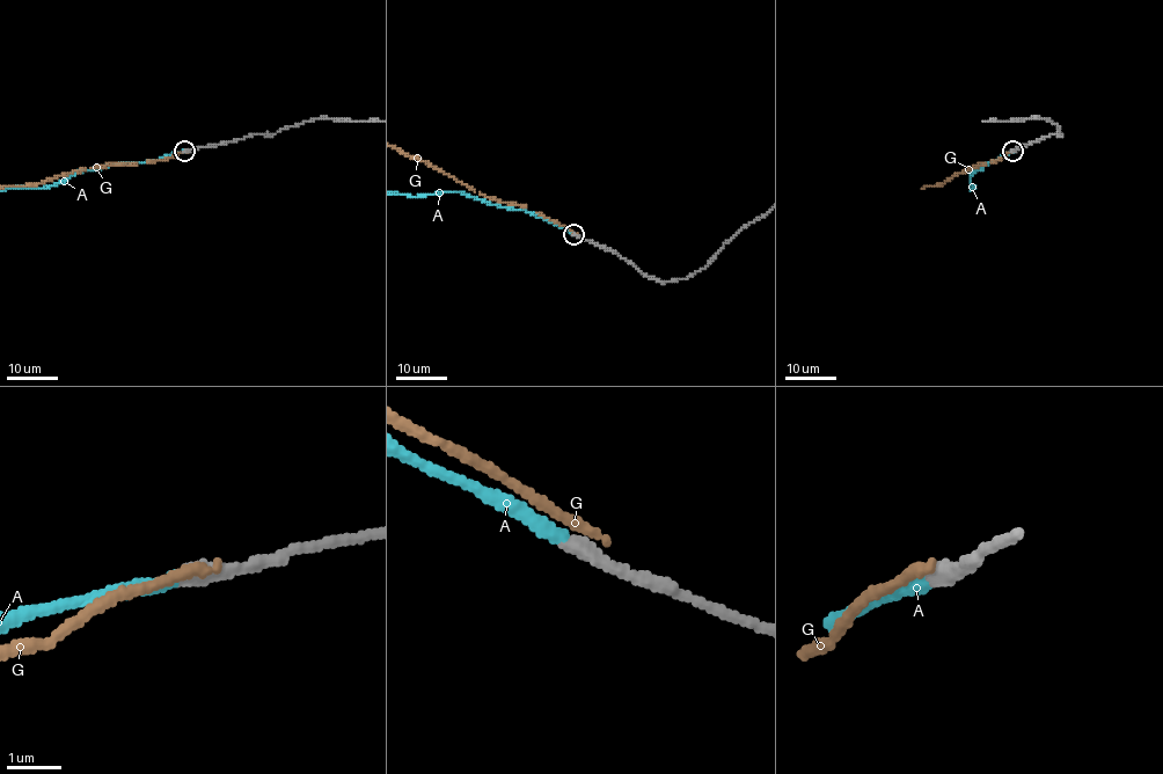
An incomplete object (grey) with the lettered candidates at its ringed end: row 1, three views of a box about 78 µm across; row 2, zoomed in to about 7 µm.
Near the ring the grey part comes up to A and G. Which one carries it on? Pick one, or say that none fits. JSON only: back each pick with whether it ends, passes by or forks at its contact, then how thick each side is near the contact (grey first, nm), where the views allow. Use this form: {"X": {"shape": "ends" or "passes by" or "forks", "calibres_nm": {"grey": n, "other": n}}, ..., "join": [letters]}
{"A": {"shape": "ends", "calibres_nm": {"grey": 340, "other": 260}}, "join": ["A"]}

